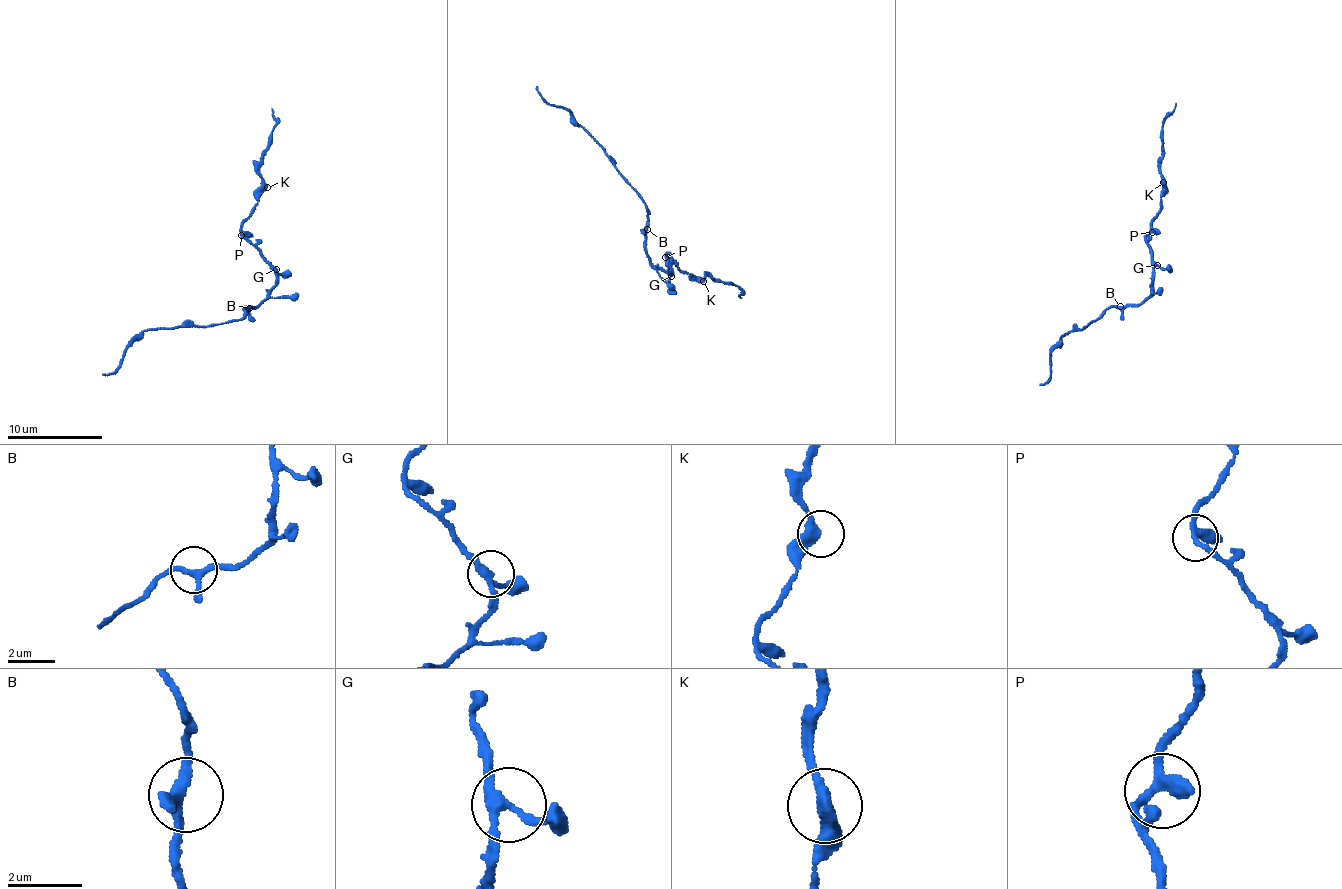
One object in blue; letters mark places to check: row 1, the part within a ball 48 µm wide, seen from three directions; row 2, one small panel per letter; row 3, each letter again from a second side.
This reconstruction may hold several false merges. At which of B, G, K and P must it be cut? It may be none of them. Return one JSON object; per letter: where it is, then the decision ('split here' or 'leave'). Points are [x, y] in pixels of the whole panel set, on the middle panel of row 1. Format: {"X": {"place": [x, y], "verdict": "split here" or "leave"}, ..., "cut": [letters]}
{"B": {"place": [647, 229], "verdict": "leave"}, "G": {"place": [671, 276], "verdict": "leave"}, "K": {"place": [703, 281], "verdict": "leave"}, "P": {"place": [665, 257], "verdict": "leave"}, "cut": []}

